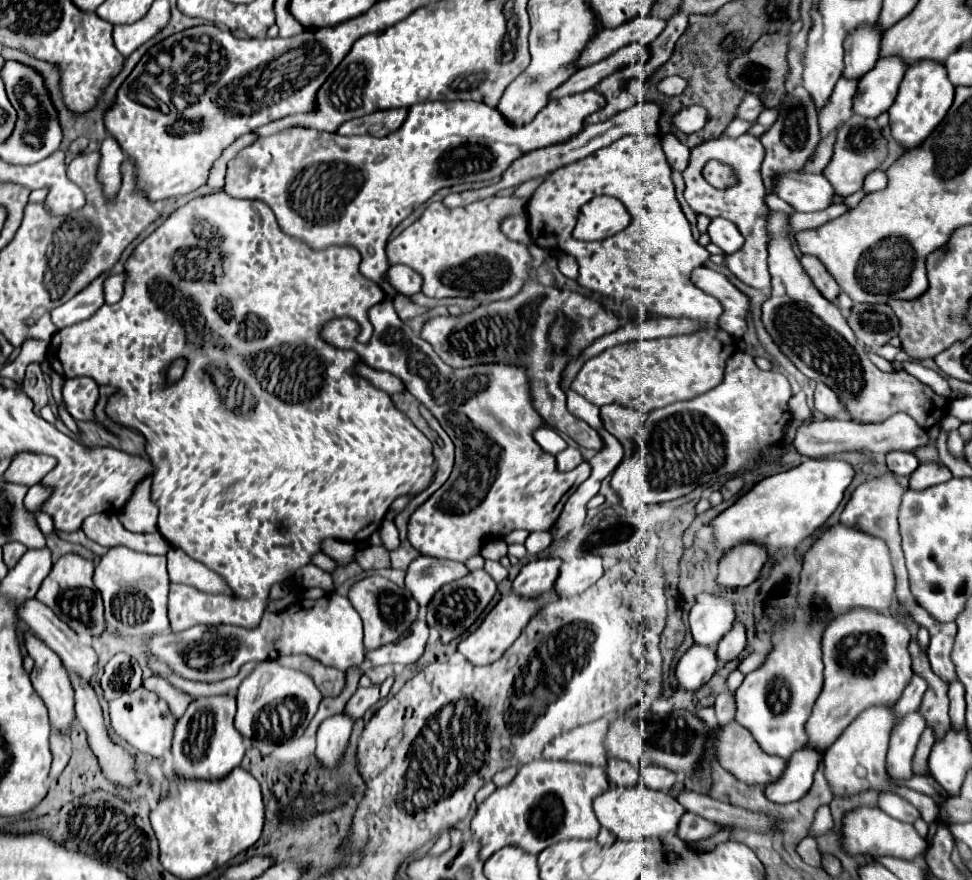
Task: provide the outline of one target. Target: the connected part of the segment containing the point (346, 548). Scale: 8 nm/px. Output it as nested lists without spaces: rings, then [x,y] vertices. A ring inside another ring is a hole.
[[[334,538],[324,540],[324,554],[332,554],[332,558],[334,558],[340,566],[352,562],[358,548],[360,548],[360,546],[354,544],[354,542],[344,542],[344,540],[334,540]]]

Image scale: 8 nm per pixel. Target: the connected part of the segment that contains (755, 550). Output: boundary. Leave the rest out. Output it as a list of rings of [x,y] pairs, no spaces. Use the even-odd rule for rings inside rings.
[[[752,542],[738,544],[722,556],[716,582],[726,590],[744,588],[758,578],[764,562],[766,562],[766,550],[762,546]]]

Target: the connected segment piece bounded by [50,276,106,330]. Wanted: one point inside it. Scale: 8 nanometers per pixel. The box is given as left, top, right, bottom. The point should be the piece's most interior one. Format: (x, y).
(83, 305)

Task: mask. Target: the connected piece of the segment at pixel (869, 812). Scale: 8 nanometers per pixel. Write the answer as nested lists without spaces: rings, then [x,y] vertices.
[[[856,808],[844,816],[844,848],[850,854],[870,854],[870,856],[894,856],[912,860],[924,854],[928,848],[926,840],[916,832],[912,824],[900,822],[888,814],[884,814],[880,808]]]

